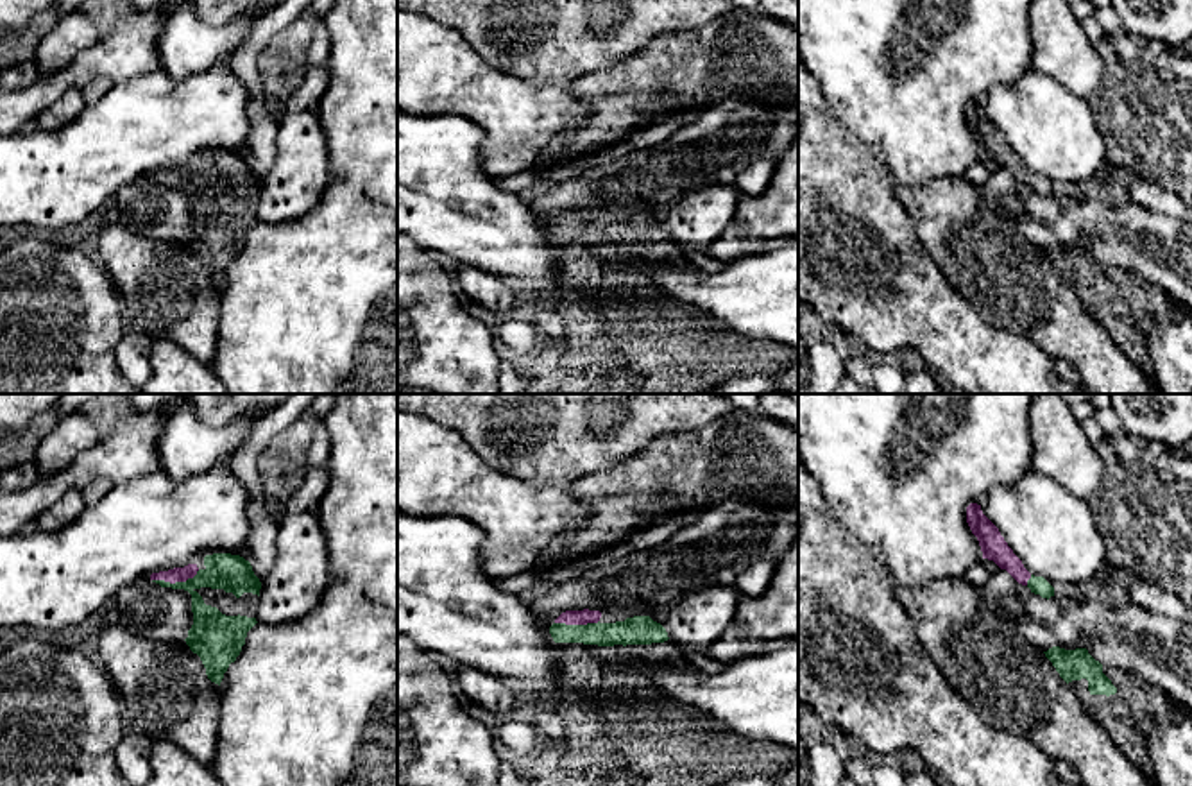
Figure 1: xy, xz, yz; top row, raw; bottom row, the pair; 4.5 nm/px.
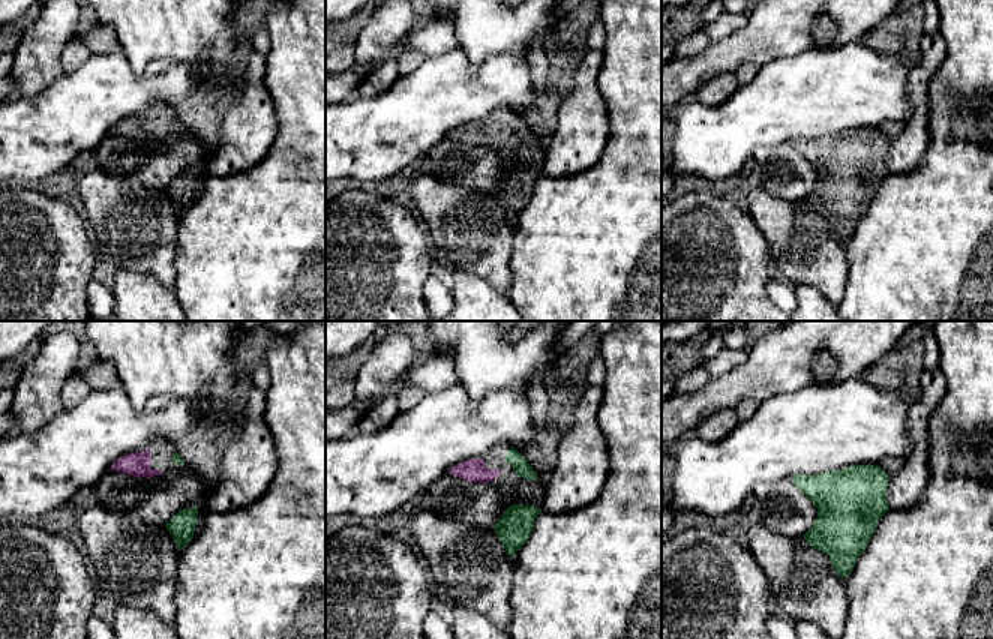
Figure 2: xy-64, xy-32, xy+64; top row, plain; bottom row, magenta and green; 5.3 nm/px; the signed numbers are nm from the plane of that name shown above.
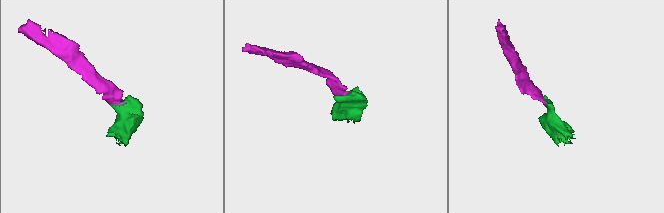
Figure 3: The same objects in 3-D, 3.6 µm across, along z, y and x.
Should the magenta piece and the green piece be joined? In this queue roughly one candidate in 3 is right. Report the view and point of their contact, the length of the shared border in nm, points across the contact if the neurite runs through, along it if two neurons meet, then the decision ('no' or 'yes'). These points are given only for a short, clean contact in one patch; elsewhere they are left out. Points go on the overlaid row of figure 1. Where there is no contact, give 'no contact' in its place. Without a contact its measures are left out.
contact xy (176, 580); length 220 nm; way xy (174, 575), (176, 580), (213, 577), (226, 572); yes

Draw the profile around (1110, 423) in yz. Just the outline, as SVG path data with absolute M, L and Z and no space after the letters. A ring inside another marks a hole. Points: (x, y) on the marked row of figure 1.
M1111 406L1095 410L1094 419L1101 426L1106 439L1126 435L1126 426Z

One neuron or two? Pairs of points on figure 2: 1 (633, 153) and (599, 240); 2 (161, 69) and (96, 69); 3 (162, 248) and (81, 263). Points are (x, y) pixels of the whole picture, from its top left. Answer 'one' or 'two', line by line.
1: one
2: one
3: two

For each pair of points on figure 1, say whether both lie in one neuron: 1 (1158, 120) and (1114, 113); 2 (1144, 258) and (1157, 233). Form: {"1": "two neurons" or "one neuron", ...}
{"1": "one neuron", "2": "one neuron"}

